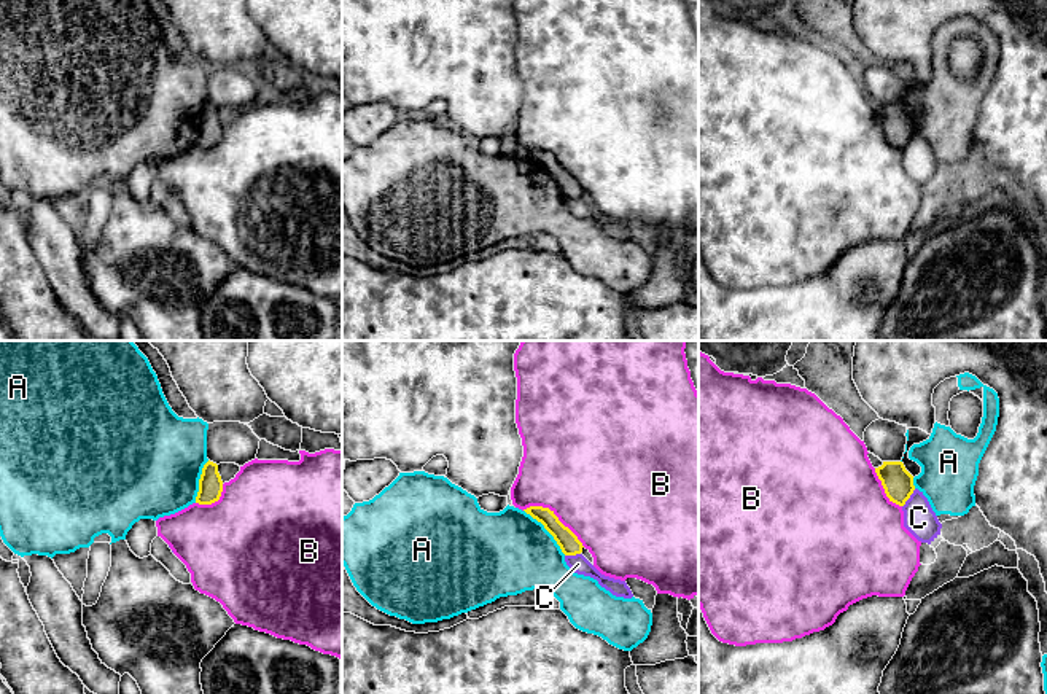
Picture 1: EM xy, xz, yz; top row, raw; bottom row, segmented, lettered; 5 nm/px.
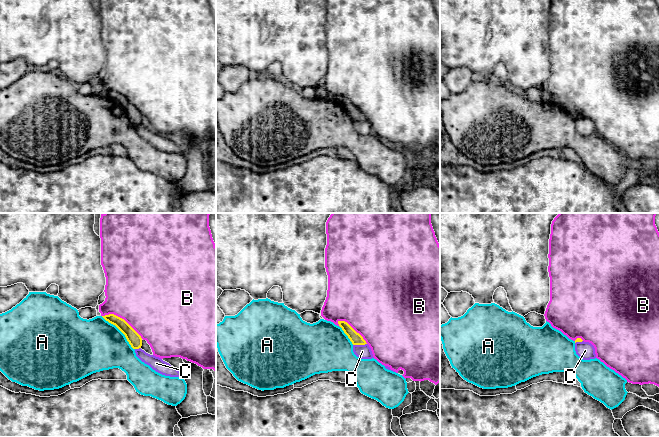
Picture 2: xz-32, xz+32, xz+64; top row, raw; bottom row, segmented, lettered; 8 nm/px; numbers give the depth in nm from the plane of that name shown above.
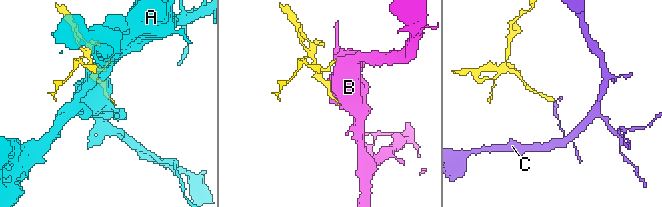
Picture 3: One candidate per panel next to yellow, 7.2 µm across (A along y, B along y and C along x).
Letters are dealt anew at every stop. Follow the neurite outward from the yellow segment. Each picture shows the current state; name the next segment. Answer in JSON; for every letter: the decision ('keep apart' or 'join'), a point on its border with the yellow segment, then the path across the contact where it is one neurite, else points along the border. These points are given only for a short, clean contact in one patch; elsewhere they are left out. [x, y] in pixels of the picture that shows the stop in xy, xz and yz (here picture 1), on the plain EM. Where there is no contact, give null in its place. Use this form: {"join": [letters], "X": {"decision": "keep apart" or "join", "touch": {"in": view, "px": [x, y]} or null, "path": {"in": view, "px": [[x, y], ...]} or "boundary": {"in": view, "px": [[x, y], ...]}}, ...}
{"join": [], "A": {"decision": "keep apart", "touch": {"in": "xz", "px": [546, 172]}}, "B": {"decision": "keep apart", "touch": {"in": "xz", "px": [554, 158]}}, "C": {"decision": "keep apart", "touch": {"in": "yz", "px": [909, 140]}, "boundary": {"in": "yz", "px": [[915, 132], [902, 150]]}}}

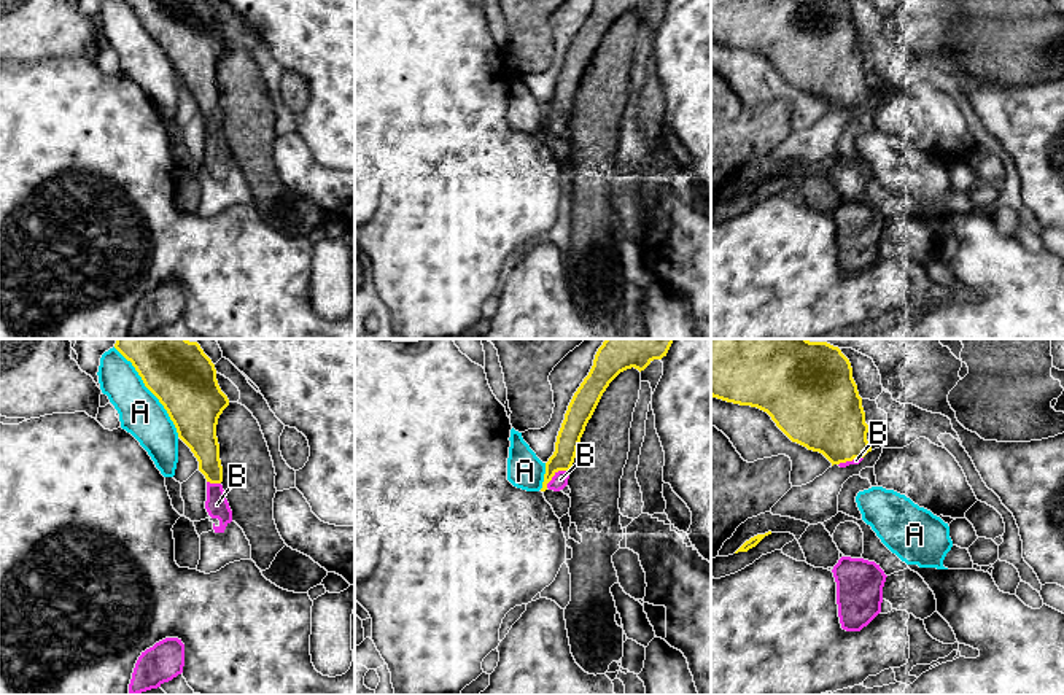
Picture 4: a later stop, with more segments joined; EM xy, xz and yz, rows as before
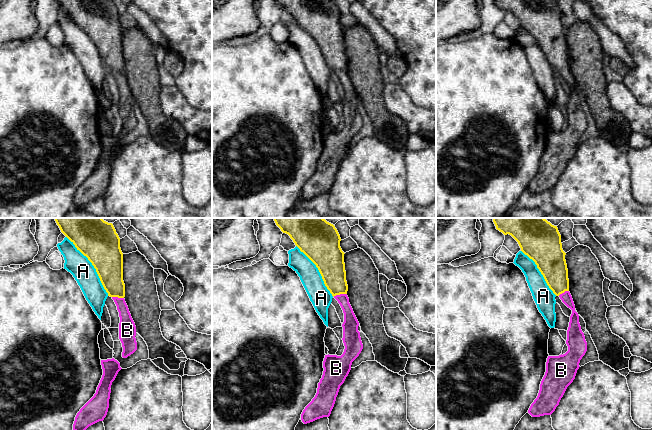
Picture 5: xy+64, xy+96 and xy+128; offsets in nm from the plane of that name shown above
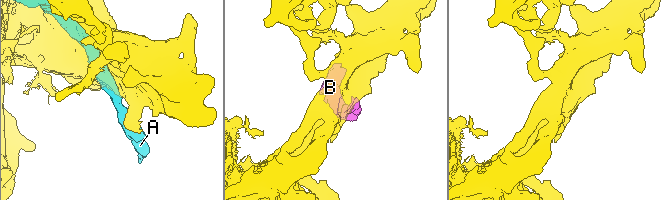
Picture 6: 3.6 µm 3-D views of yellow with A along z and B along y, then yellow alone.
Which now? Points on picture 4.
{"join": ["B"], "A": {"decision": "keep apart", "touch": {"in": "xy", "px": [155, 38]}}, "B": {"decision": "join", "touch": {"in": "xz", "px": [554, 118]}, "path": {"in": "xz", "px": [[571, 73], [563, 102], [554, 118], [560, 123]]}}}

